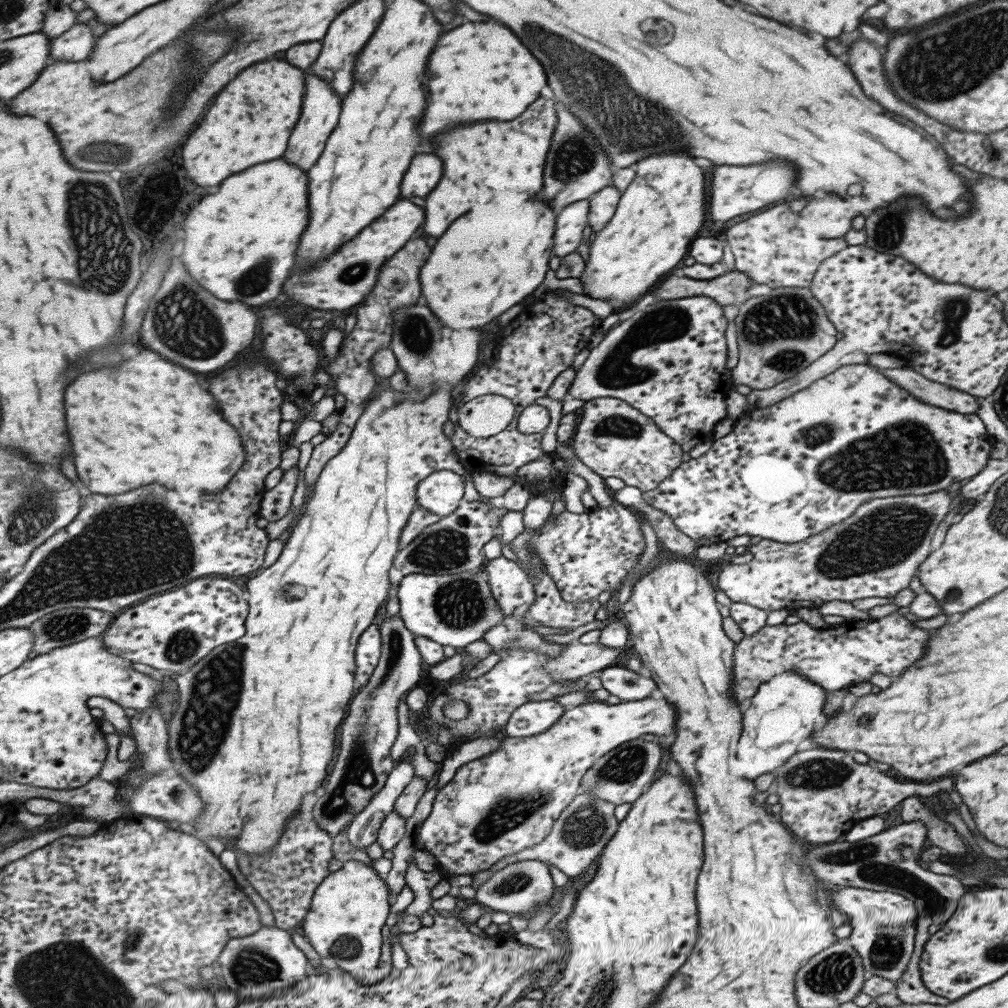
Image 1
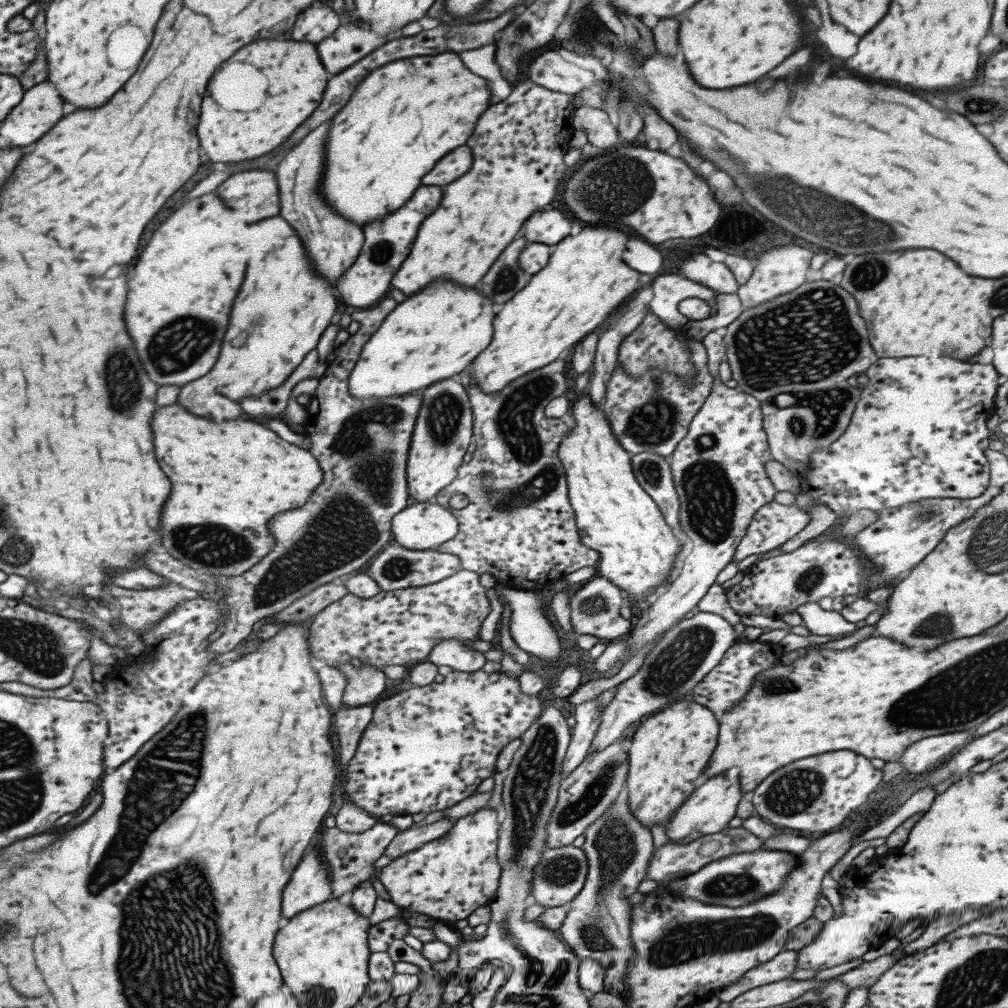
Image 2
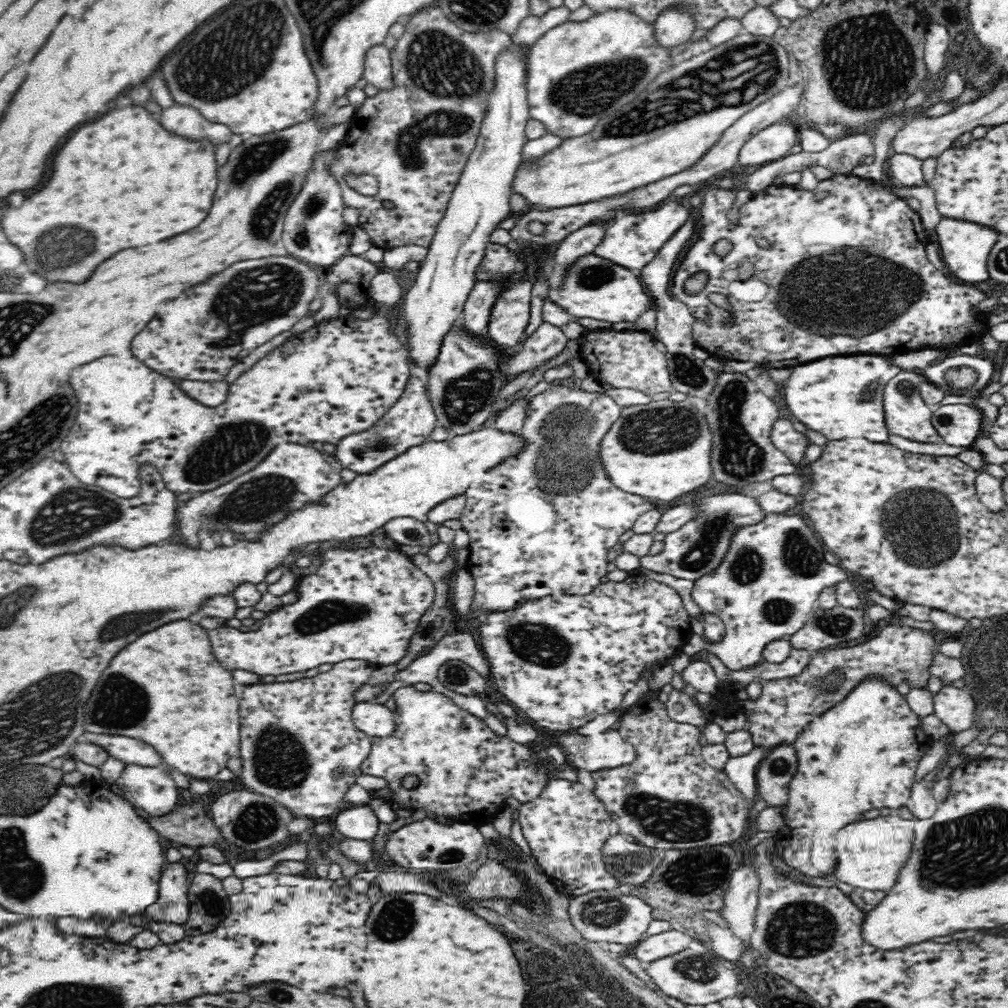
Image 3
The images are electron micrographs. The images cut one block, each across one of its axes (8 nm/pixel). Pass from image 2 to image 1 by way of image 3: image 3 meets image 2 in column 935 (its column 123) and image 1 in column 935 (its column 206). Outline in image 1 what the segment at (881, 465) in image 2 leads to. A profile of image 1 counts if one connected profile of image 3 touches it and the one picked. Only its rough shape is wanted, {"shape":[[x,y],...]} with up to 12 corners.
{"shape":[[849,364],[643,502],[697,546],[806,541],[995,440]]}

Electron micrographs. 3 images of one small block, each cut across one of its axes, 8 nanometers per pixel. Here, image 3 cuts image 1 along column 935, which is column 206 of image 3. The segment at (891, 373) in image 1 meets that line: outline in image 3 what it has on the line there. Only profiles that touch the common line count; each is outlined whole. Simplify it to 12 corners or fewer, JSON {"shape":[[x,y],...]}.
{"shape":[[190,379],[179,385],[192,400],[209,409],[226,401],[225,380]]}

